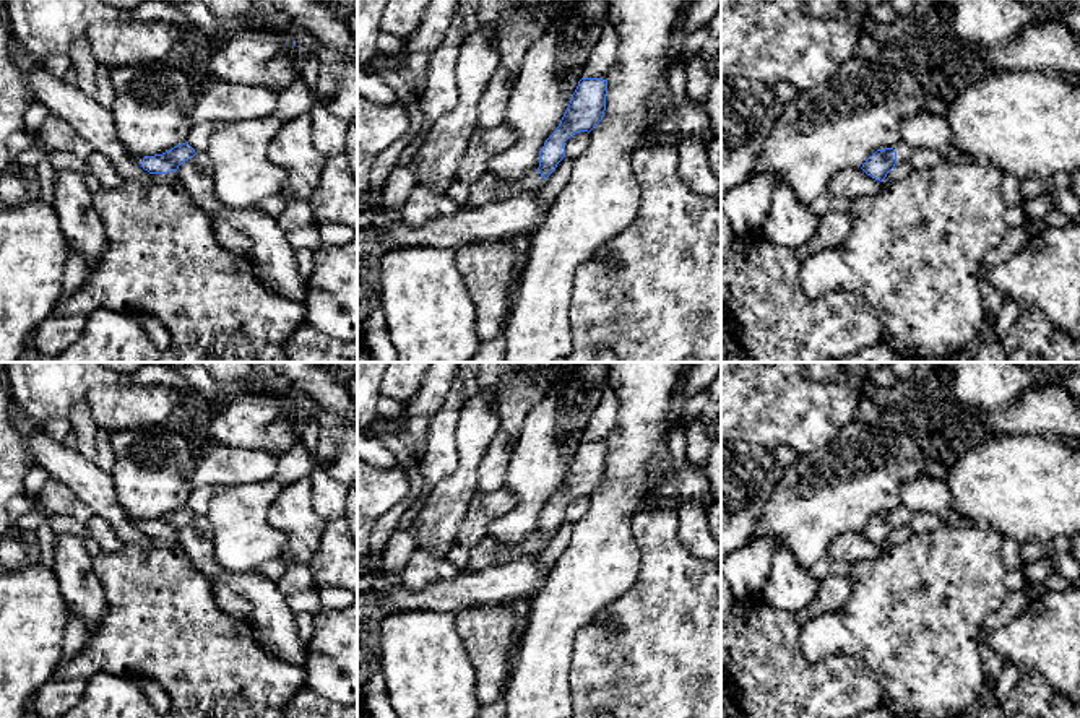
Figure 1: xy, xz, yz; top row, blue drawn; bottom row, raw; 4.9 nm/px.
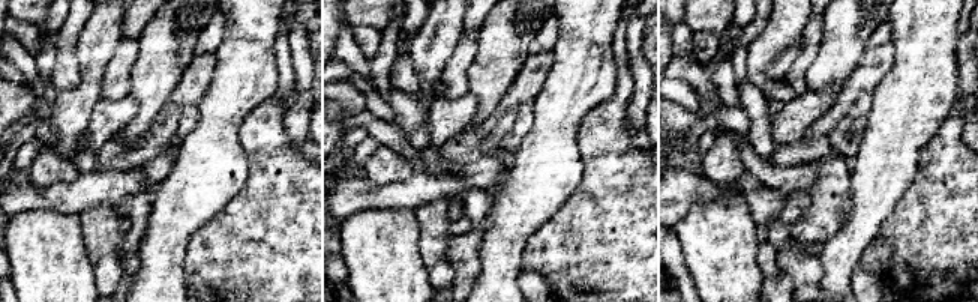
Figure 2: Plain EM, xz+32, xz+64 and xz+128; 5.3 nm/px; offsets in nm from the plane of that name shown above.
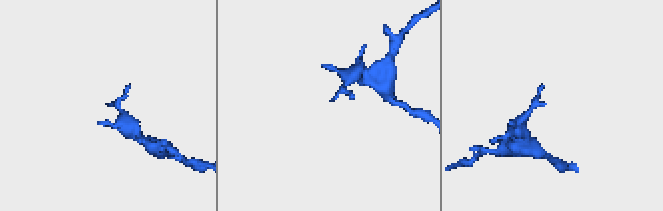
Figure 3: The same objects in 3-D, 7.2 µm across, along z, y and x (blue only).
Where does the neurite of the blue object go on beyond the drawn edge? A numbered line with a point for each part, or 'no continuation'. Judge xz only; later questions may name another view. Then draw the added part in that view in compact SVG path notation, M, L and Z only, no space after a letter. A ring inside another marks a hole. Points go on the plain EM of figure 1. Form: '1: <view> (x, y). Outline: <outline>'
1: xz (489, 551). Outline: M534 534L523 544L502 546L492 536L486 536L477 546L471 549L469 562L463 570L479 570L499 562L516 559L528 552L544 551L547 543L544 543L539 534Z

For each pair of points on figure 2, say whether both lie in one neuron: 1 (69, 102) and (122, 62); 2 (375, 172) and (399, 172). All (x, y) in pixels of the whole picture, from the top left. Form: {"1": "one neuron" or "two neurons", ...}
{"1": "two neurons", "2": "one neuron"}

